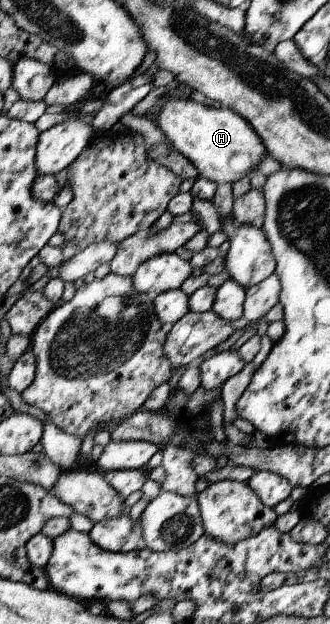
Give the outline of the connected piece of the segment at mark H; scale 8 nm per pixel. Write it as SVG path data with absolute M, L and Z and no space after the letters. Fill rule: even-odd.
M161 96L150 112L157 121L157 127L176 151L184 155L199 173L199 178L207 178L216 184L232 183L244 175L254 175L258 165L267 154L264 143L248 121L234 111L198 103L186 97Z

